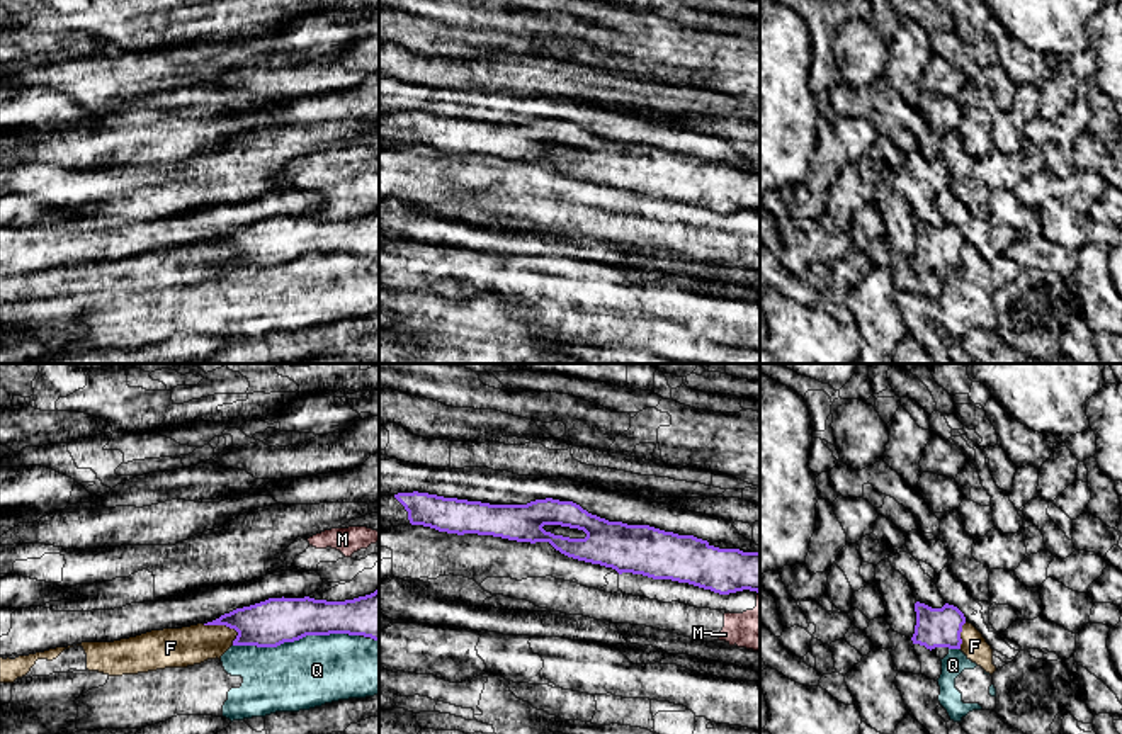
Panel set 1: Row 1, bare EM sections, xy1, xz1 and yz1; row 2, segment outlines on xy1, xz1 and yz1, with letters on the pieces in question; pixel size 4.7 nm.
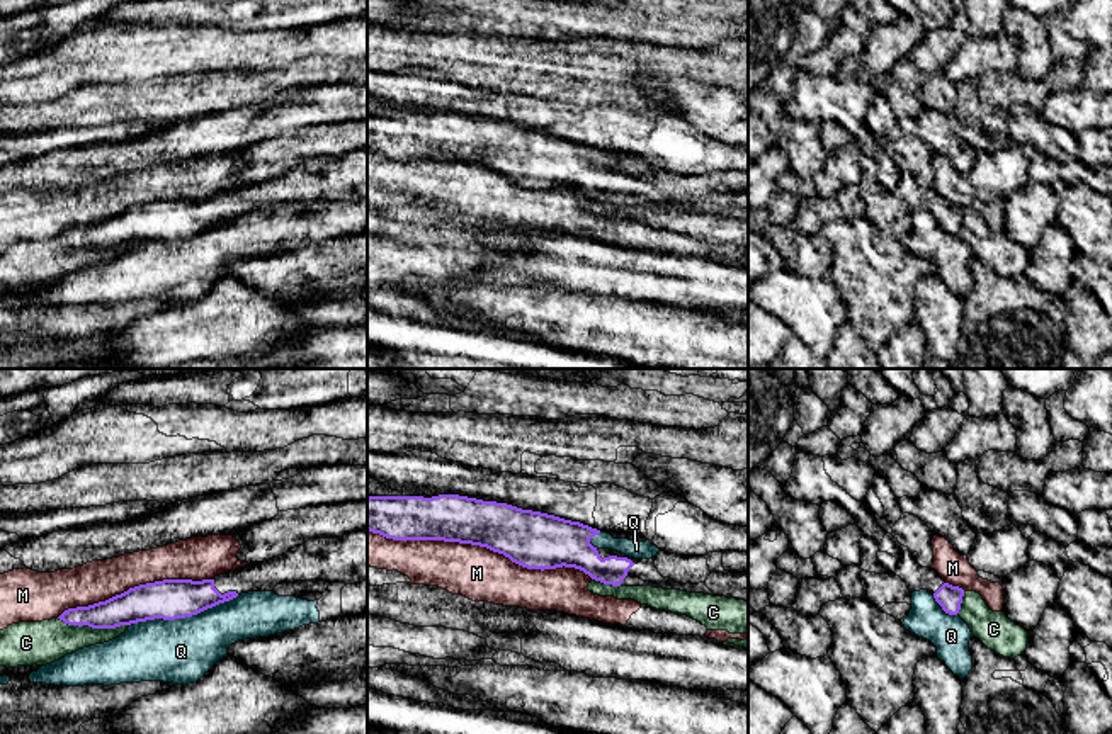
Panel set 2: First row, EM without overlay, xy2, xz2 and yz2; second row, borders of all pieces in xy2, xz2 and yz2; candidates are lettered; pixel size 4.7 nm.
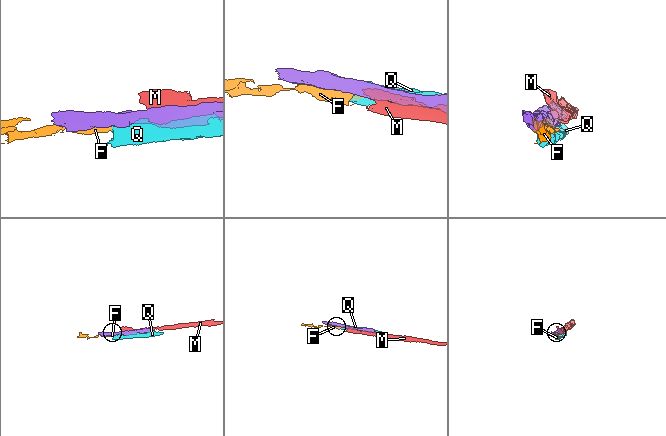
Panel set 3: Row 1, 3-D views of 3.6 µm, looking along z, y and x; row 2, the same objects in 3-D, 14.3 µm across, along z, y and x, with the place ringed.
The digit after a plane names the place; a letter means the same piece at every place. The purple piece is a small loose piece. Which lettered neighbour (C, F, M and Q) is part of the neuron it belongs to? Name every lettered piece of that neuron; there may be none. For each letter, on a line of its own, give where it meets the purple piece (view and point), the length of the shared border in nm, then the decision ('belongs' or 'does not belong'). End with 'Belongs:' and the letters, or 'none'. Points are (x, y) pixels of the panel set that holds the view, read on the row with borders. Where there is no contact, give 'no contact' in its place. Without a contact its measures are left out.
C: contact xy2 (96, 627); length 360 nm; does not belong
F: contact xy1 (221, 624); length 180 nm; does not belong
M: contact xz2 (480, 546); length 1100 nm; does not belong
Q: contact xy1 (296, 639); length 600 nm; does not belong
Belongs: none

